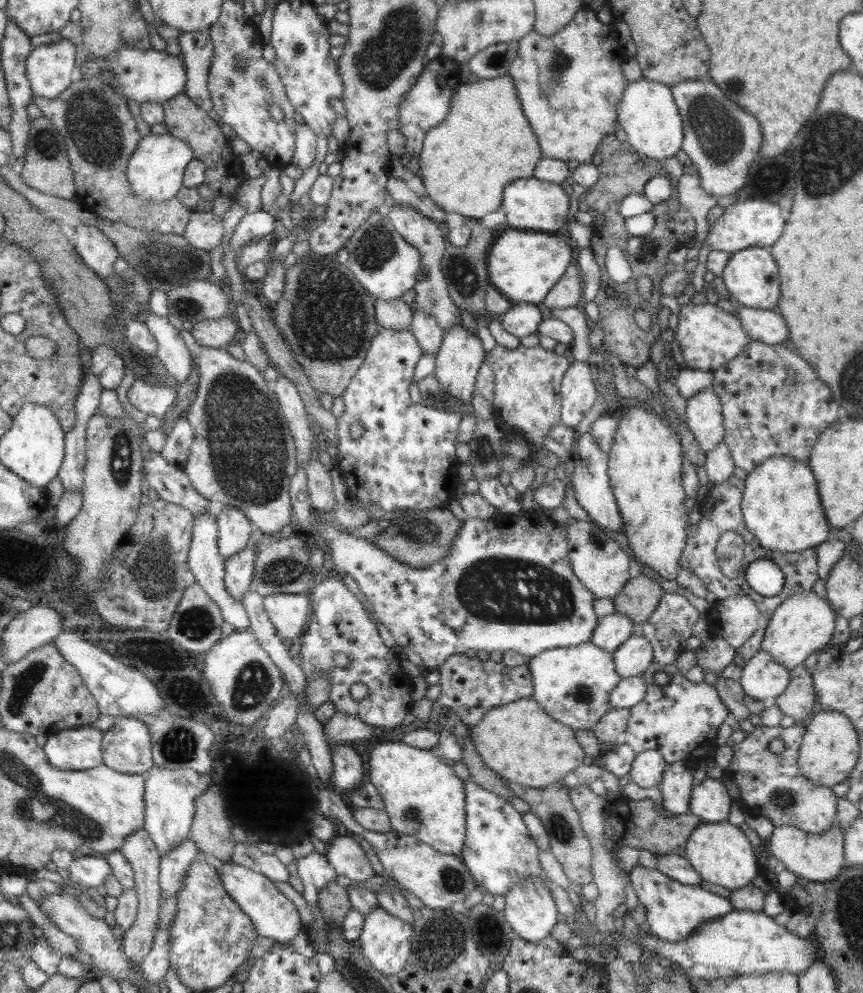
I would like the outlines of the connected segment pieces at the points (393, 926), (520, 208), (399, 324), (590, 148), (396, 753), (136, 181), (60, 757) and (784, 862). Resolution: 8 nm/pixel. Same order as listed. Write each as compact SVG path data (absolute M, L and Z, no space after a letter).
M378 905L370 914L365 916L365 922L357 943L361 948L361 954L370 961L371 966L382 974L390 976L405 968L410 955L413 954L413 936L413 923L408 923L390 914Z
M535 177L517 179L504 187L501 209L511 228L534 228L547 233L567 224L570 197L561 184L543 182Z
M402 299L380 300L374 304L376 322L382 328L404 330L410 328L413 310Z
M581 8L562 30L554 32L554 36L542 36L532 30L518 41L518 54L507 74L514 79L524 115L538 137L541 159L592 163L592 156L602 139L615 135L618 130L617 111L623 98L622 92L629 83L622 73L622 64L626 64L629 58L618 34L612 26L602 23L596 14L592 8Z
M400 741L374 747L369 757L370 782L382 795L391 827L415 836L438 852L460 856L466 842L466 793L452 763L439 759L431 749L414 748Z
M148 134L144 136L138 148L128 162L128 181L134 196L146 201L164 201L174 198L183 185L186 168L195 160L194 152L182 140L170 134Z
M78 726L51 735L42 749L56 768L83 771L103 764L102 740L100 730Z
M834 822L830 829L823 833L812 835L794 825L774 827L771 838L765 843L766 851L771 858L777 858L780 866L802 876L807 882L824 882L832 880L840 874L844 864L844 832L845 830Z

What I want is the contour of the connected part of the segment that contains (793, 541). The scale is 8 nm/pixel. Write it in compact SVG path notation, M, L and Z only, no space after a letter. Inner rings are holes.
M778 455L764 460L746 476L741 509L748 531L769 551L795 553L828 540L831 526L808 463Z

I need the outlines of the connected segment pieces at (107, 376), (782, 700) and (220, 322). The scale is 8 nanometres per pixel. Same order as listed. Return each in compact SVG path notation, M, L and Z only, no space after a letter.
M102 344L91 352L89 369L95 374L104 390L115 390L121 386L124 378L125 364L114 348Z
M802 664L790 672L788 688L773 703L783 712L792 717L796 724L805 725L817 709L817 696L814 691L814 679Z
M228 312L218 319L208 319L193 324L190 333L194 339L207 347L225 348L226 345L241 337L234 312Z

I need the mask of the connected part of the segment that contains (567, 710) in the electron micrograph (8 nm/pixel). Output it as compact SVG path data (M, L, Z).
M586 642L574 647L552 648L528 659L532 698L558 723L574 731L592 730L612 710L610 692L620 682L613 654Z

